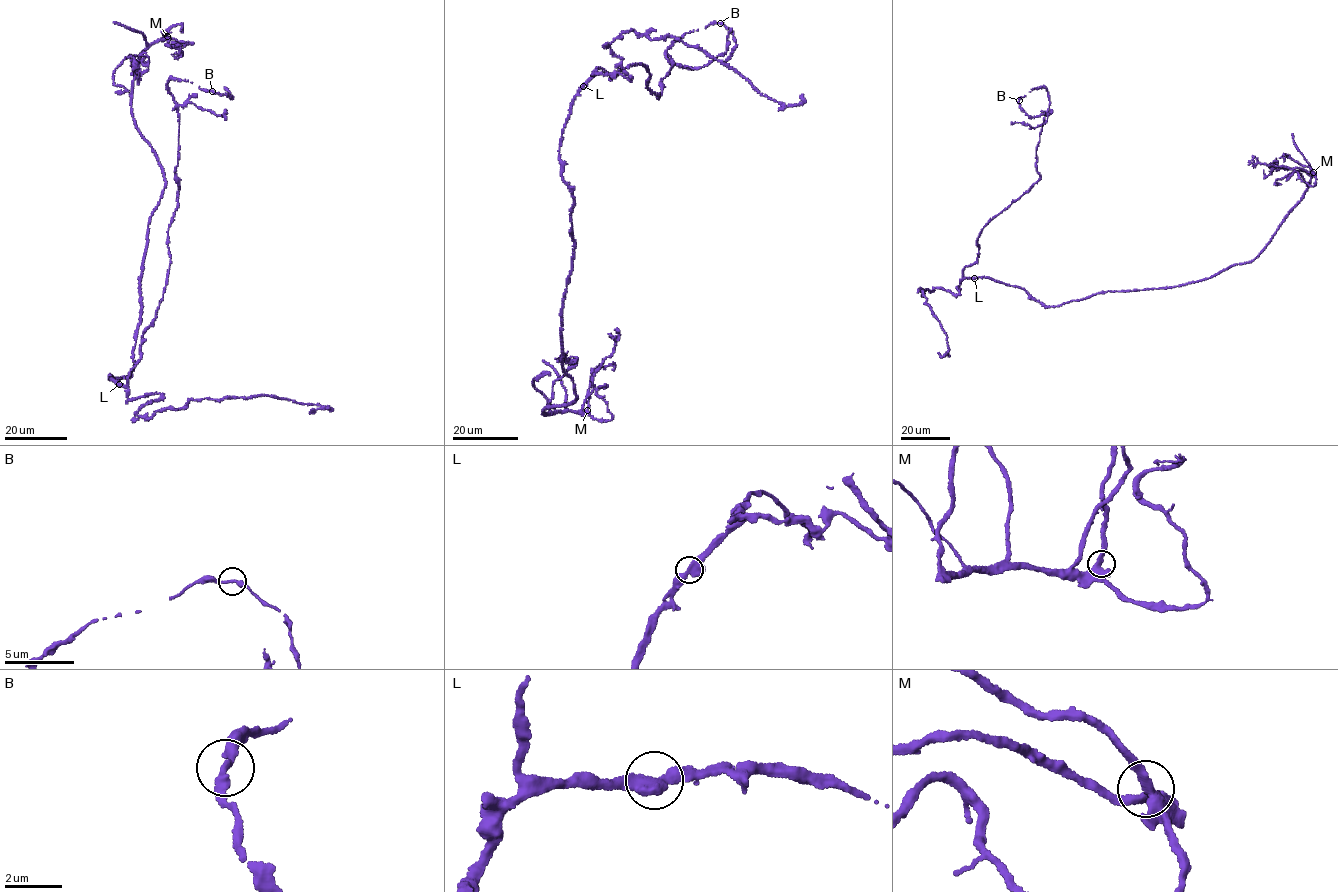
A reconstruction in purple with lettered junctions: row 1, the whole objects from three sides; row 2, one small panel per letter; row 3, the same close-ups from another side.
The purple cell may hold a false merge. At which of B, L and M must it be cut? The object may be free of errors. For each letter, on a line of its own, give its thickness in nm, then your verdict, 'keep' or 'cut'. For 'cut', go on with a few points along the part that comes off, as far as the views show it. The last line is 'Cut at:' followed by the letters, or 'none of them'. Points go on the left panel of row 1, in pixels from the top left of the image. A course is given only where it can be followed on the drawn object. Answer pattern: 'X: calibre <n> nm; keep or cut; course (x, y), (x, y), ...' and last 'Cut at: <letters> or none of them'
B: calibre 280 nm; keep
L: calibre 440 nm; keep
M: calibre 400 nm; keep
Cut at: none of them

